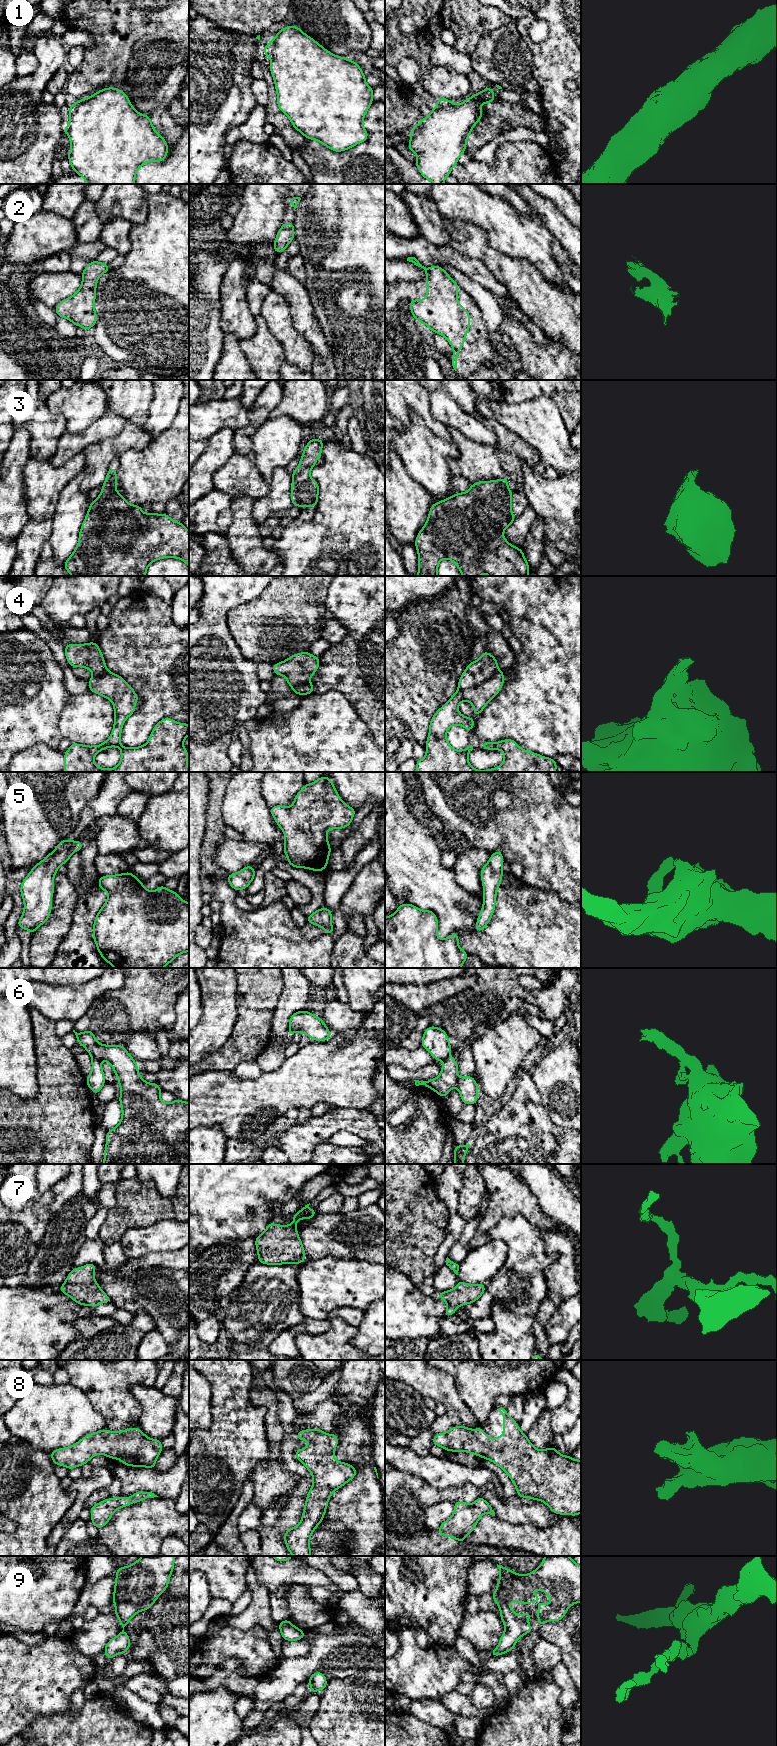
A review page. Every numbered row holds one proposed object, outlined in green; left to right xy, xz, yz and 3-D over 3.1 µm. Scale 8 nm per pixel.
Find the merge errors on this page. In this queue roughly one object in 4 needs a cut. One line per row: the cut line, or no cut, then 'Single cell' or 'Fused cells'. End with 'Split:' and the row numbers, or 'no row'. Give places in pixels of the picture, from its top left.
1: Split along xz (277, 35), (271, 59). Fused cells
2: No split. Single cell
3: No split. Single cell
4: Split along yz (498, 669), (477, 685), (459, 689). Fused cells
5: No split. Single cell
6: Split along xy (92, 1057), (99, 1061). Fused cells
7: No split. Single cell
8: No split. Single cell
9: No split. Single cell
Split: 1, 4, 6

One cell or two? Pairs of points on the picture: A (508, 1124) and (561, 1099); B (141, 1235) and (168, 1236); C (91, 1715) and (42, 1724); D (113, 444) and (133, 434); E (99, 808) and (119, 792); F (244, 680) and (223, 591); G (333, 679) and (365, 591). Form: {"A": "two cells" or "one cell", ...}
{"A": "two cells", "B": "one cell", "C": "one cell", "D": "one cell", "E": "one cell", "F": "one cell", "G": "one cell"}

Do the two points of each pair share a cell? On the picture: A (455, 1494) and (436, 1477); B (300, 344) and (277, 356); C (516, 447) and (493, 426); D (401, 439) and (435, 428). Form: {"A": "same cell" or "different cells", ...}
{"A": "different cells", "B": "different cells", "C": "same cell", "D": "different cells"}

